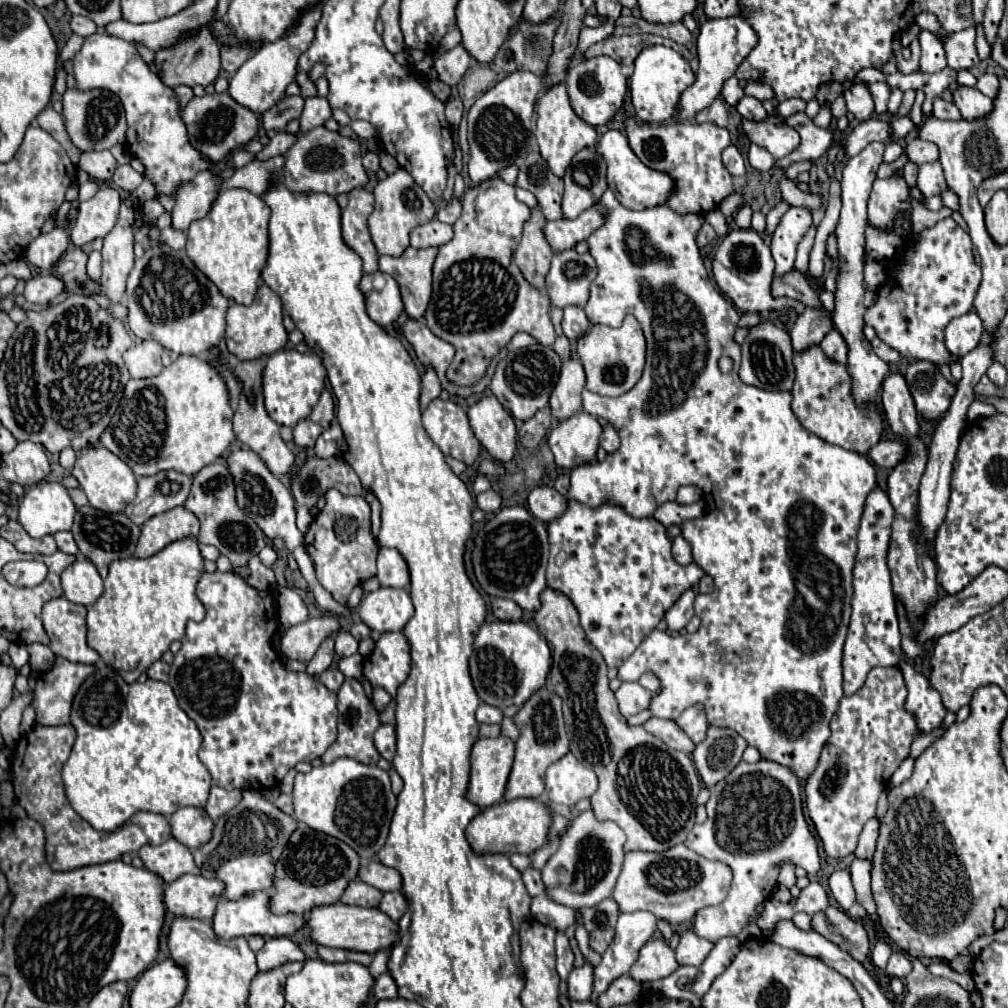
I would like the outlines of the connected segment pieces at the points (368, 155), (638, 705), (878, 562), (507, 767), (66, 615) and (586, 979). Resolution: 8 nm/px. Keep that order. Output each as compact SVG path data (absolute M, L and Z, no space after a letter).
M366 151L364 157L362 157L362 163L368 171L378 171L380 169L380 153L372 153L372 151Z
M622 683L620 689L616 691L616 701L624 717L630 717L648 709L650 699L652 699L652 691L644 689L640 683Z
M876 487L866 499L866 509L864 509L860 531L858 531L852 621L848 627L848 637L844 643L844 661L842 661L844 695L854 695L864 685L870 669L898 665L902 659L896 603L894 603L894 593L892 593L892 583L890 583L890 571L886 565L892 519L894 519L894 513L892 513L888 495Z
M508 737L478 739L470 755L472 771L466 799L480 809L504 799L514 763L514 741Z
M54 597L44 603L42 611L44 629L50 639L50 649L68 659L94 665L100 655L86 643L86 607Z
M586 963L582 969L572 969L570 977L568 977L568 997L570 1001L588 1001L590 993L592 993L592 975L594 967L590 963Z

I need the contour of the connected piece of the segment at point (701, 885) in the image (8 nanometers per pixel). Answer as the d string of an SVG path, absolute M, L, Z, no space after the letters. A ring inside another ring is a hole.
M680 843L662 853L626 853L626 861L612 897L624 913L644 909L674 927L684 927L700 909L720 905L728 897L730 885L732 871L726 863L704 859Z

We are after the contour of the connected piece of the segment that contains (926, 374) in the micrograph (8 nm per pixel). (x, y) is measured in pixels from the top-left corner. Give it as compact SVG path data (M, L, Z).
M914 361L906 371L906 383L924 419L940 419L956 393L956 387L928 361Z

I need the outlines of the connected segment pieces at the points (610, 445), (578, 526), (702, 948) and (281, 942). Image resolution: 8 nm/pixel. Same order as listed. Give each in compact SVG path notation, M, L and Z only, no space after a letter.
M606 423L604 427L602 427L602 435L600 435L600 445L606 449L606 453L614 453L616 449L618 449L618 445L620 445L620 439L618 439L618 433L616 433L616 429L610 425L610 423Z
M568 499L566 511L548 523L548 537L548 585L570 597L580 613L580 625L588 641L602 653L608 667L620 667L640 647L644 637L660 623L678 597L686 589L698 585L704 577L704 571L696 563L684 567L672 557L672 539L662 523L654 517L636 519L612 501L598 507L588 507L576 499Z
M690 929L690 931L684 931L680 937L680 943L676 947L676 957L680 965L700 965L712 949L714 949L714 943L702 937L696 937L696 933Z
M272 937L256 953L256 961L258 961L258 971L268 971L288 961L304 963L306 957L304 957L304 951L290 937Z

